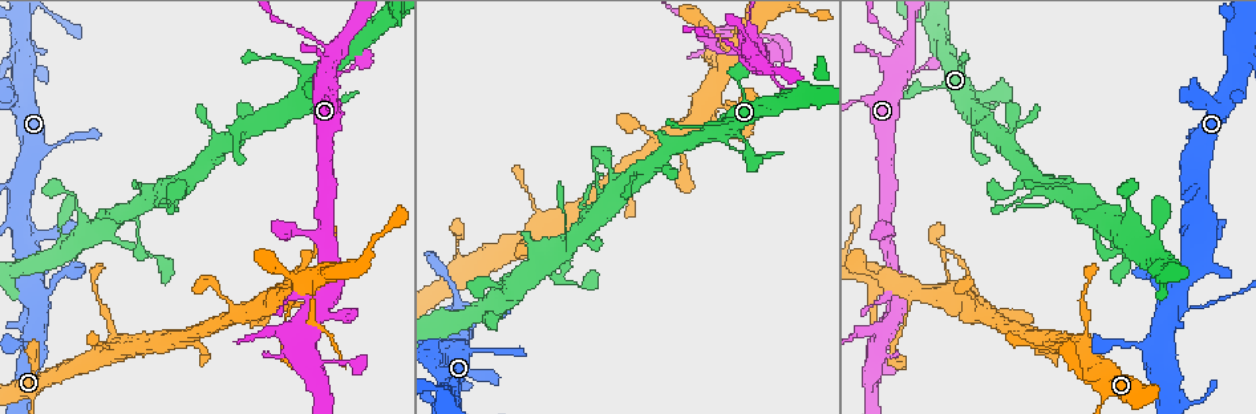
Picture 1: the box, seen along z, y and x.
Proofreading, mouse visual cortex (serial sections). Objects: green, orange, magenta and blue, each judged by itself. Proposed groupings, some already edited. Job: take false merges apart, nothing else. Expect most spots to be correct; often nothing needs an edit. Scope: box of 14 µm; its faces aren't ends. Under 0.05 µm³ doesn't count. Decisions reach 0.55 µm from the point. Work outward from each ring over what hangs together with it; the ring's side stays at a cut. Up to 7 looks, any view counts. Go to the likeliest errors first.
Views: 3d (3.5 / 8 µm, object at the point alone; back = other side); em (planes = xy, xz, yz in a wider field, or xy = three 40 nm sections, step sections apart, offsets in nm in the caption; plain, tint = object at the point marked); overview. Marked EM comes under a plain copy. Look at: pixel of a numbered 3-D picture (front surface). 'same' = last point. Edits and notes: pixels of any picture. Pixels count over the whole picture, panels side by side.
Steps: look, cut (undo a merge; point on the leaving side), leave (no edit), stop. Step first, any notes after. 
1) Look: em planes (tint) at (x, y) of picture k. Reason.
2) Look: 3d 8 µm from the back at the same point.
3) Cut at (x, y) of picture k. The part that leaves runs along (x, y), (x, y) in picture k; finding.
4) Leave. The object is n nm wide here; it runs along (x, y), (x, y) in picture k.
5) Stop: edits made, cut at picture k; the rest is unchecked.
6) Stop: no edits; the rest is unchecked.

Look: 3d 3.5 µm at (870, 295) of picture 1. A narrow waist.

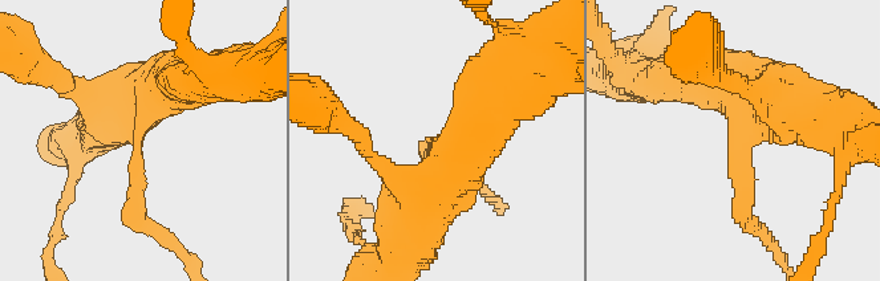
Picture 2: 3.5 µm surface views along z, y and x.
Look: em xy step 3 (tint) at (736, 146) of picture 2. The arms are 250, 700 nm wide.

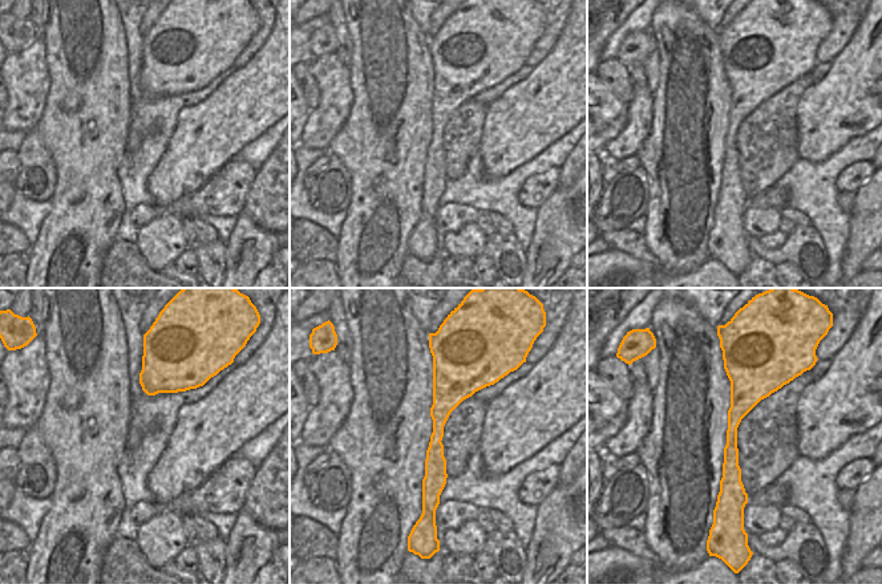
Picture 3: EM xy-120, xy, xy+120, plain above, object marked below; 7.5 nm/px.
Leave. It runs along (449, 368), (428, 506) in picture 3; continuous, no second cell.

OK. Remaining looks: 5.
Look: 3d 3.5 µm at (901, 58) of picture 1. Abrupt turn.

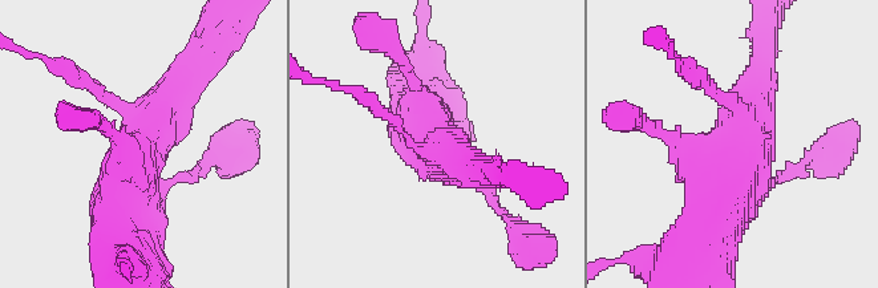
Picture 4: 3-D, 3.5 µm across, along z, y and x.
Look: em xy step 2 (tint) at (440, 148) of picture 4.

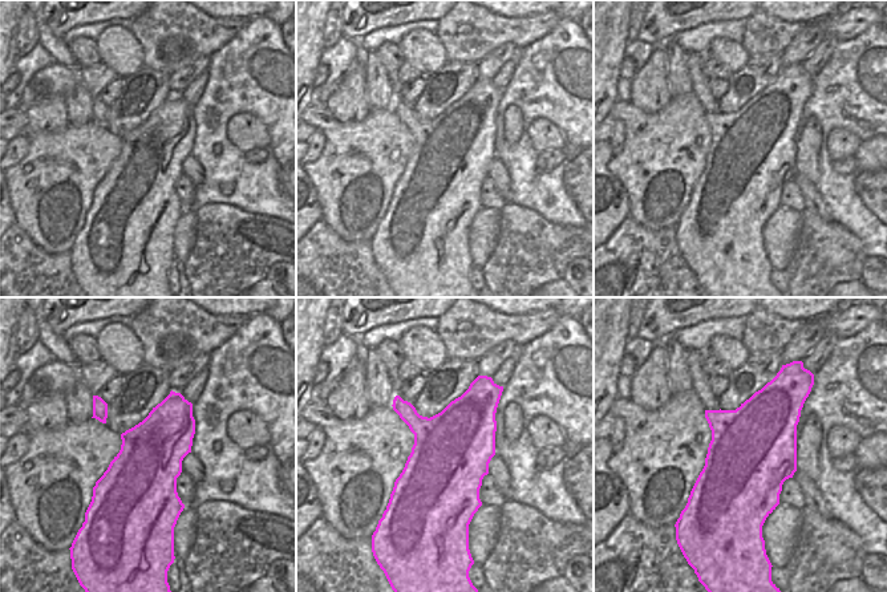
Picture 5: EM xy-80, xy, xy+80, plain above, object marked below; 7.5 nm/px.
Leave. It runs along (699, 242), (757, 90) in picture 4; one cell here.

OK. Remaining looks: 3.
Look: 3d 3.5 µm at (1157, 217) of picture 1.

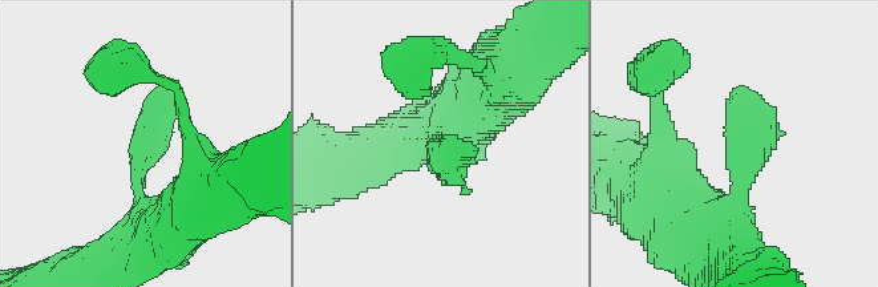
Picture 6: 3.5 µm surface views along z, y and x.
Leave. Continuous, no second cell.

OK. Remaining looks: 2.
Stop: no edits; the rest is unchecked.

